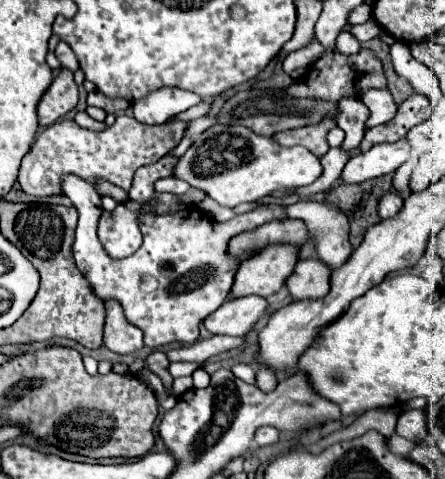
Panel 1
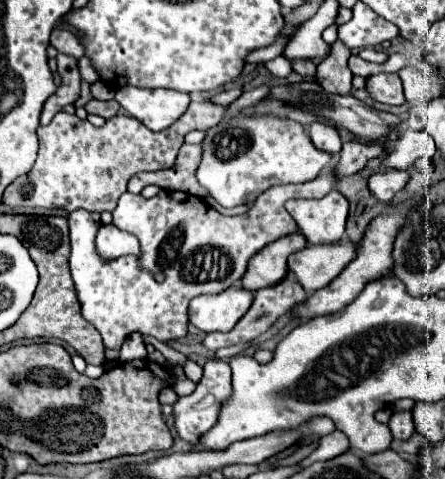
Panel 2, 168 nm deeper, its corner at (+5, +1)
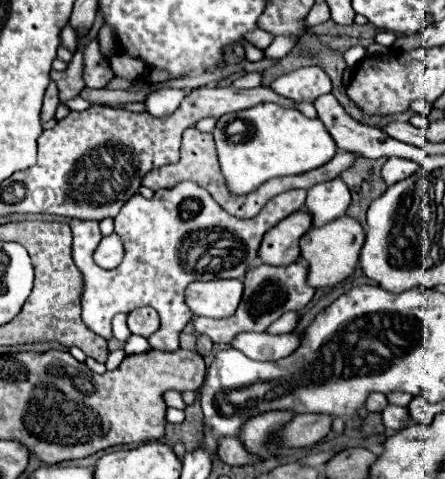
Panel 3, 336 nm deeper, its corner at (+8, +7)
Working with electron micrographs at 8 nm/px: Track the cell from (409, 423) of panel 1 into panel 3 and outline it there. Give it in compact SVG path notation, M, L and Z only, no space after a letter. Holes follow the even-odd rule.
M388 405L384 411L382 411L382 421L386 425L386 429L390 431L400 431L406 427L406 421L408 421L410 413L406 407L398 407L398 405Z

